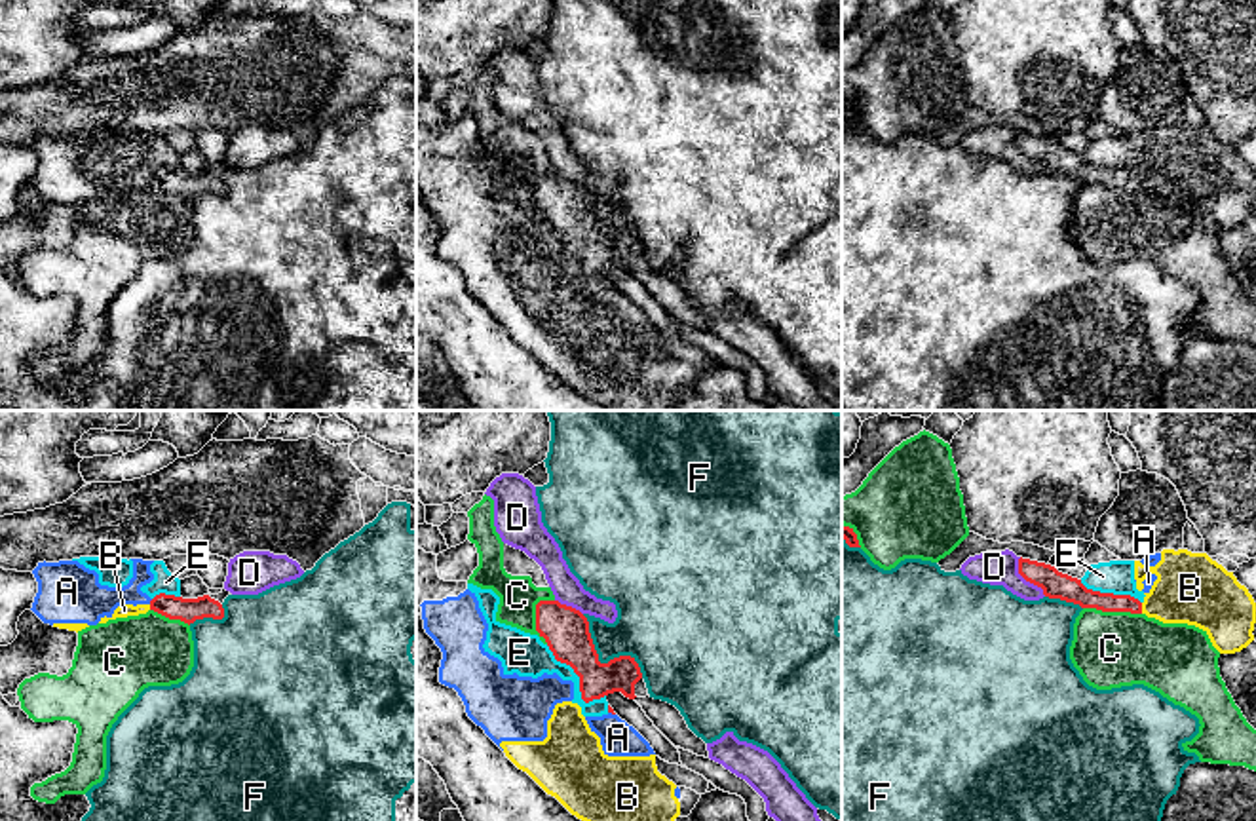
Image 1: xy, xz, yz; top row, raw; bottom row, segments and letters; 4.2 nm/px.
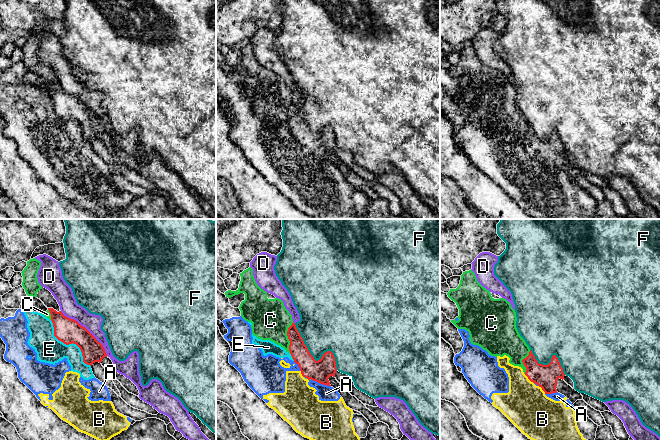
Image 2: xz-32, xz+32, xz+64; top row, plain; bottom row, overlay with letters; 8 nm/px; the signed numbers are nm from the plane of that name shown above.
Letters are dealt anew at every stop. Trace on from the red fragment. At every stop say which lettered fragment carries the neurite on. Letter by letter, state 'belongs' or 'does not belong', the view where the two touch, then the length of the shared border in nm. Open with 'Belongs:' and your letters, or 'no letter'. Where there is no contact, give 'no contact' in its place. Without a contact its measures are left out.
Belongs: no letter
A: does not belong; meets red in xy; contact 30 nm long
B: does not belong; meets red in yz; contact 50 nm long
C: does not belong; meets red in xz; contact 190 nm long
D: does not belong; meets red in yz; contact 200 nm long
E: does not belong; meets red in xz; contact 340 nm long
F: does not belong; meets red in xz; contact 380 nm long

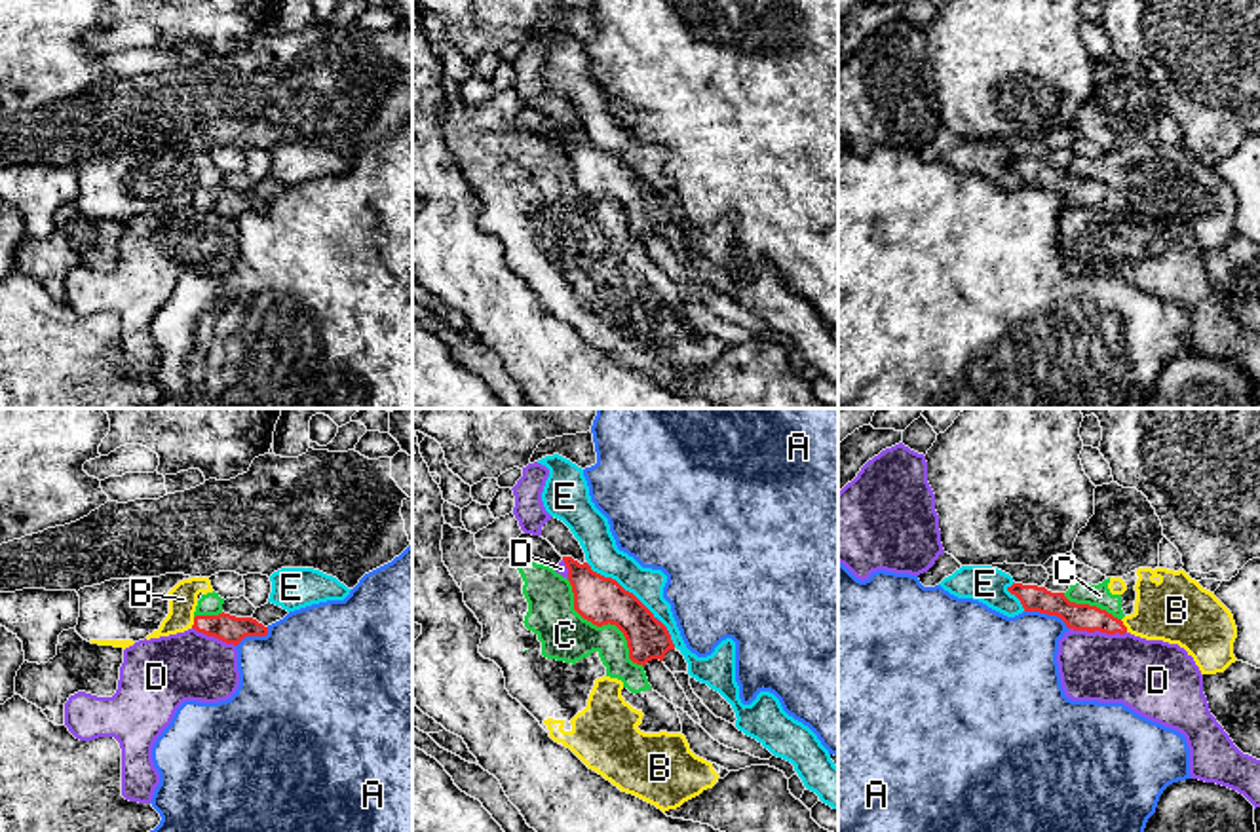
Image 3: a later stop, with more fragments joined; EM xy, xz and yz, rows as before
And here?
Belongs: no letter
A: does not belong; meets red in yz; contact 200 nm long
B: does not belong; meets red in yz; contact 70 nm long
C: does not belong; meets red in xz; contact 500 nm long
D: does not belong; meets red in yz; contact 240 nm long
E: does not belong; meets red in xz; contact 380 nm long

